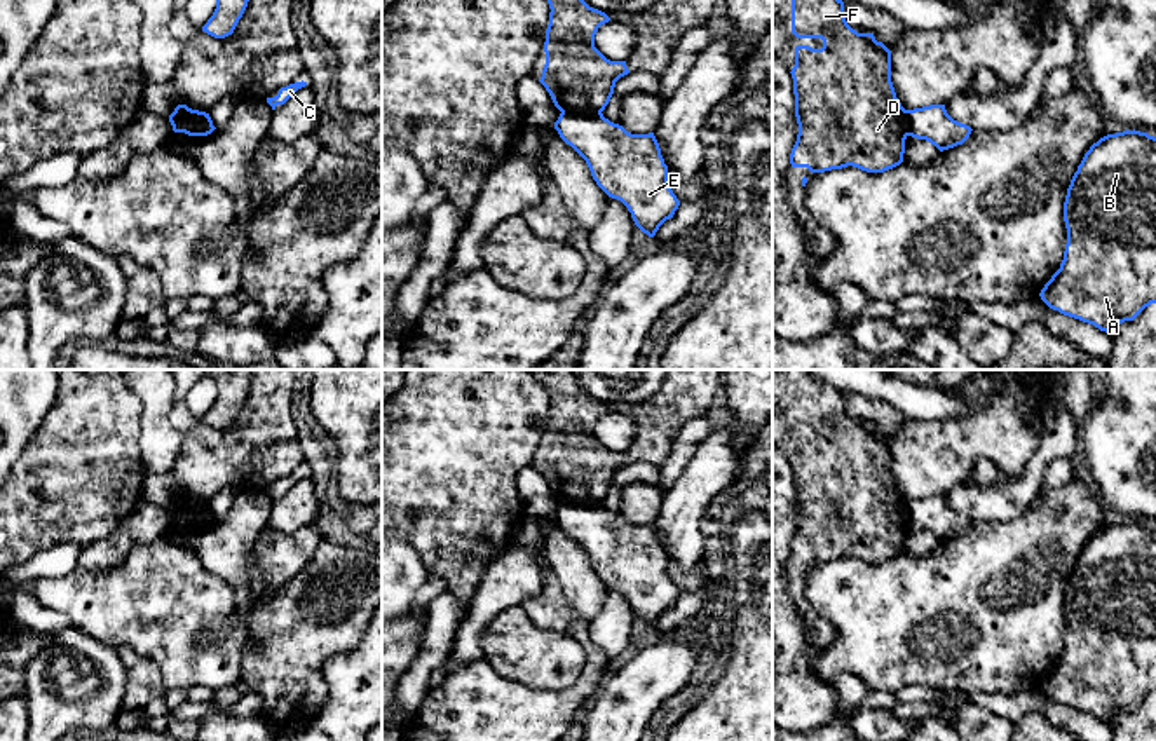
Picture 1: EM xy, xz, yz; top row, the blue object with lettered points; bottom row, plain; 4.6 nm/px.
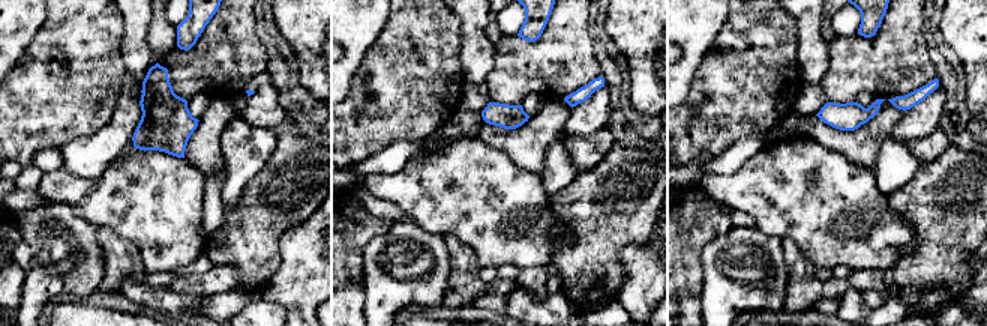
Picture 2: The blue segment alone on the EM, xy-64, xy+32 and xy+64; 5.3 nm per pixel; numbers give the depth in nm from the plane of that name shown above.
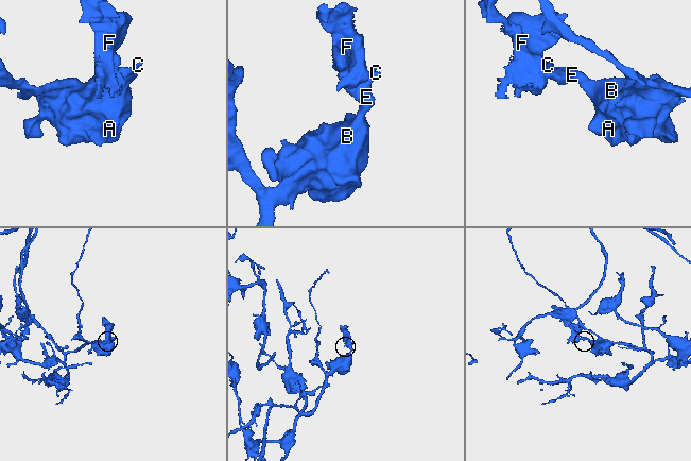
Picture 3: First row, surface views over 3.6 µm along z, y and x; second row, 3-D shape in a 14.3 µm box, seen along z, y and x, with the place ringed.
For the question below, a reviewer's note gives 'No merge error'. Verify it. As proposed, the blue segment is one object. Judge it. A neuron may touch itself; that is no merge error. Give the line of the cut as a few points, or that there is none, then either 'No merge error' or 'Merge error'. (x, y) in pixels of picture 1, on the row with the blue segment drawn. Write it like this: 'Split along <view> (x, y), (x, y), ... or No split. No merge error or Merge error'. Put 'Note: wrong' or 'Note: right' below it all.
Split along xz (562, 110), (600, 114). Merge error
Note: wrong

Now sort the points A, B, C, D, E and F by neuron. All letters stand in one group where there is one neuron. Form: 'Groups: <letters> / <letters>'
Groups: A B C E / D F

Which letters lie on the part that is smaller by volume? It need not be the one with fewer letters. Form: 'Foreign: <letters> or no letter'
Foreign: D, F

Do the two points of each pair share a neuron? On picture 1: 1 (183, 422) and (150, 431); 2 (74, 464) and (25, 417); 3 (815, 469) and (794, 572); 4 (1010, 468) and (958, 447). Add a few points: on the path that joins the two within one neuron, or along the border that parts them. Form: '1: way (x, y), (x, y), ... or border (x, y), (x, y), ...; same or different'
1: border (173, 387), (170, 422), (182, 435); different
2: border (56, 391), (54, 403), (18, 461); different
3: way (815, 496), (815, 541), (809, 546); same
4: way (998, 455), (989, 447), (970, 447); same

